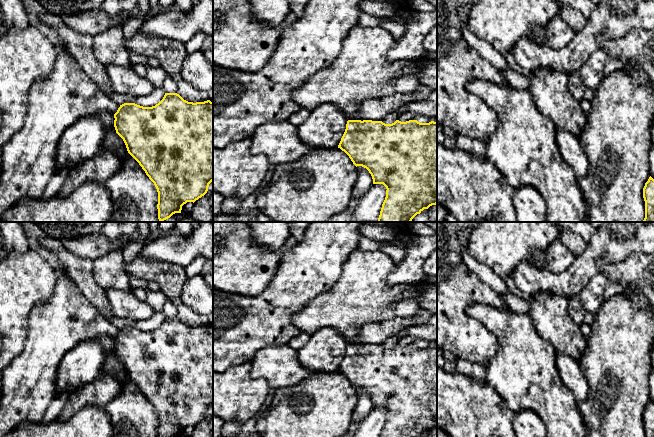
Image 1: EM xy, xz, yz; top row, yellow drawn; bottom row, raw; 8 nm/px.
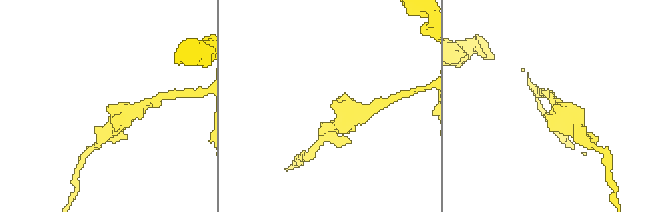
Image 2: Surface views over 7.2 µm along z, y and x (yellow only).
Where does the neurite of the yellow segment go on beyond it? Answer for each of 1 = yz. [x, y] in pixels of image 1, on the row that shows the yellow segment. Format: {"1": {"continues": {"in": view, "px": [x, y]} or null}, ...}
{"1": {"continues": null}}

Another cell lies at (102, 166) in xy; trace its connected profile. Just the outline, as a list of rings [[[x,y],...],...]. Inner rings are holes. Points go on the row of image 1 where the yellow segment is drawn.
[[[104,149],[95,156],[78,163],[73,167],[57,193],[59,197],[67,197],[78,186],[87,181],[104,183],[122,167],[123,156],[112,150]]]

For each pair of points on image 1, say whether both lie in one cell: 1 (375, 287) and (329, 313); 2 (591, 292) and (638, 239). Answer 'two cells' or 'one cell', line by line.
1: one cell
2: two cells

